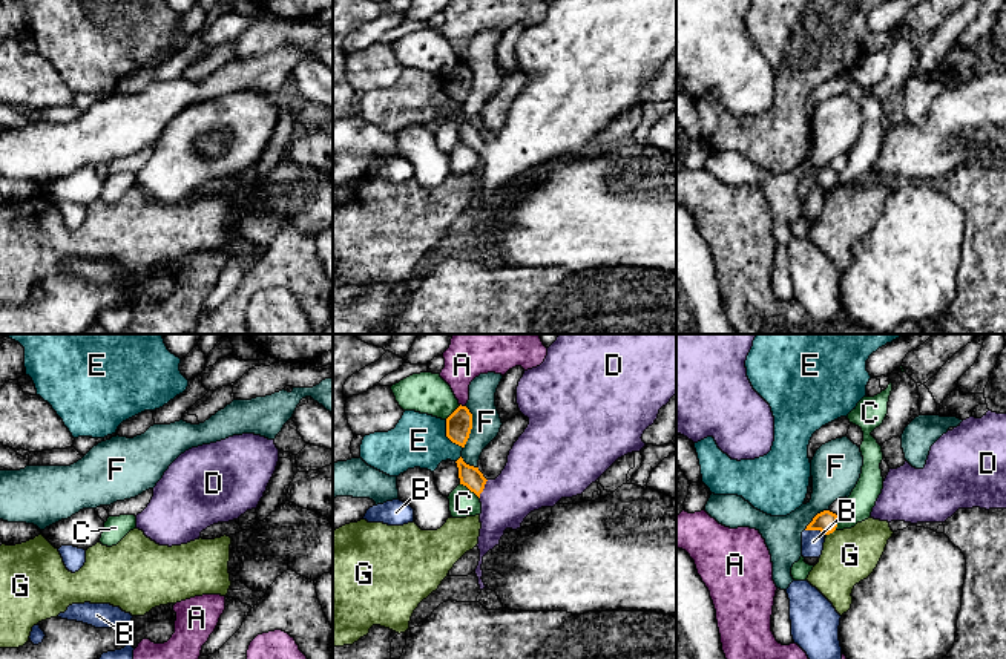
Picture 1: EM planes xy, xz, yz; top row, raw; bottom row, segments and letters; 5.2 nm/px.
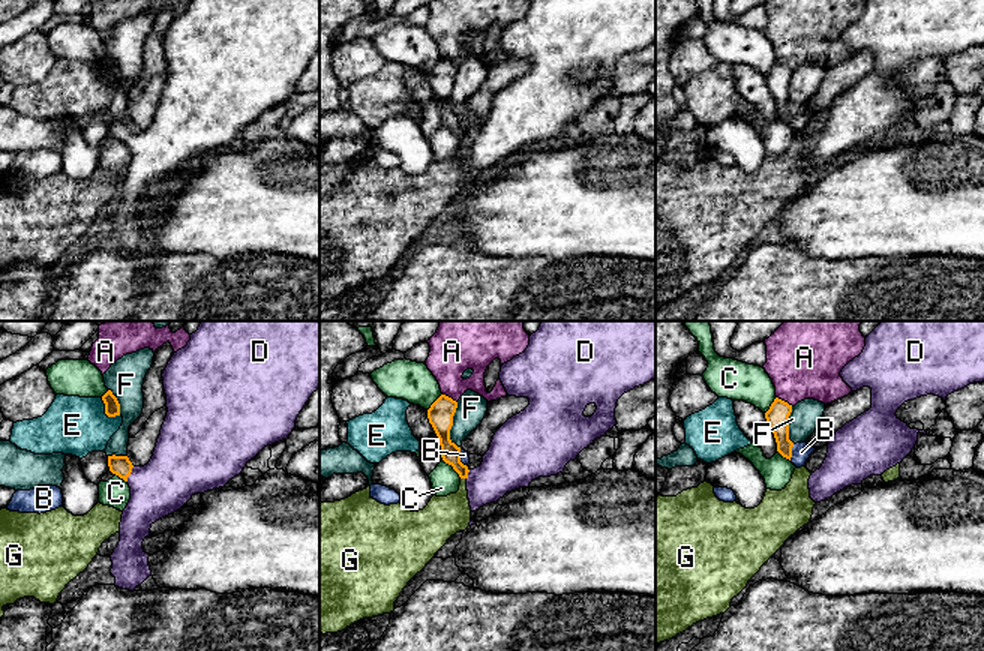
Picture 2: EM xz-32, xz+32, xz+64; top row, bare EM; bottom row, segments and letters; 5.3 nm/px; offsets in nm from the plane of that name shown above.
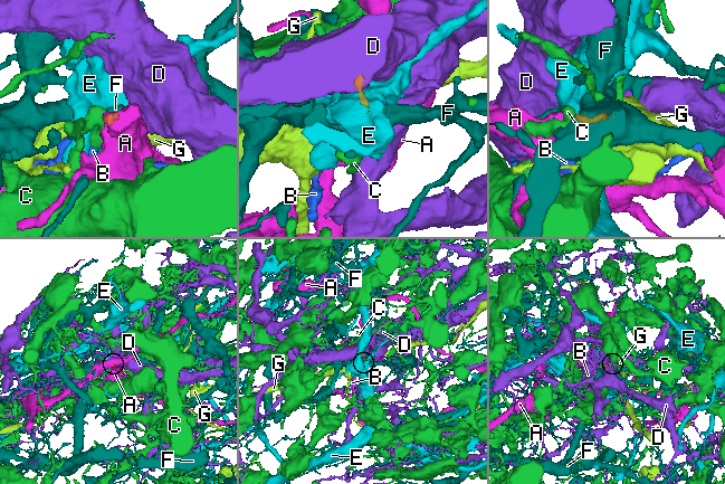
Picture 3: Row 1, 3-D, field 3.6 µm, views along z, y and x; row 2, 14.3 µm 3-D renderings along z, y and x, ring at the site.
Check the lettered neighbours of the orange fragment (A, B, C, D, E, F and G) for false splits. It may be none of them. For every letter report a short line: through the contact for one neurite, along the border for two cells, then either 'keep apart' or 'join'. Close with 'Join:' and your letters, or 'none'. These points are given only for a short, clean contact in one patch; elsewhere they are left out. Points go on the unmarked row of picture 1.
A: line xz (460, 60), (465, 63); keep apart
B: line yz (805, 186), (819, 186), (825, 190); keep apart
C: keep apart
D: line xz (471, 134), (483, 144), (519, 144), (529, 137); join
E: line xz (445, 77), (445, 91), (462, 104); keep apart
F: line xz (466, 63), (471, 71), (471, 89), (463, 104); keep apart
G: line yz (835, 186), (827, 192); keep apart
Join: D

